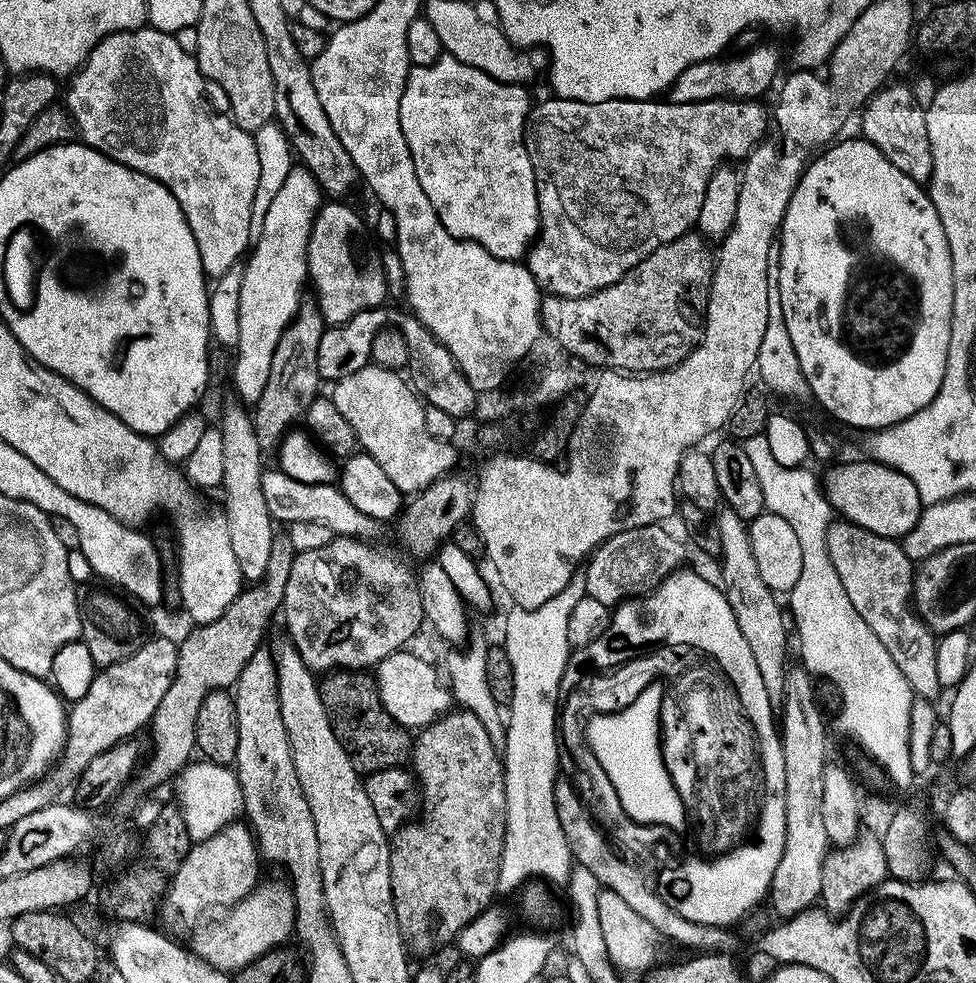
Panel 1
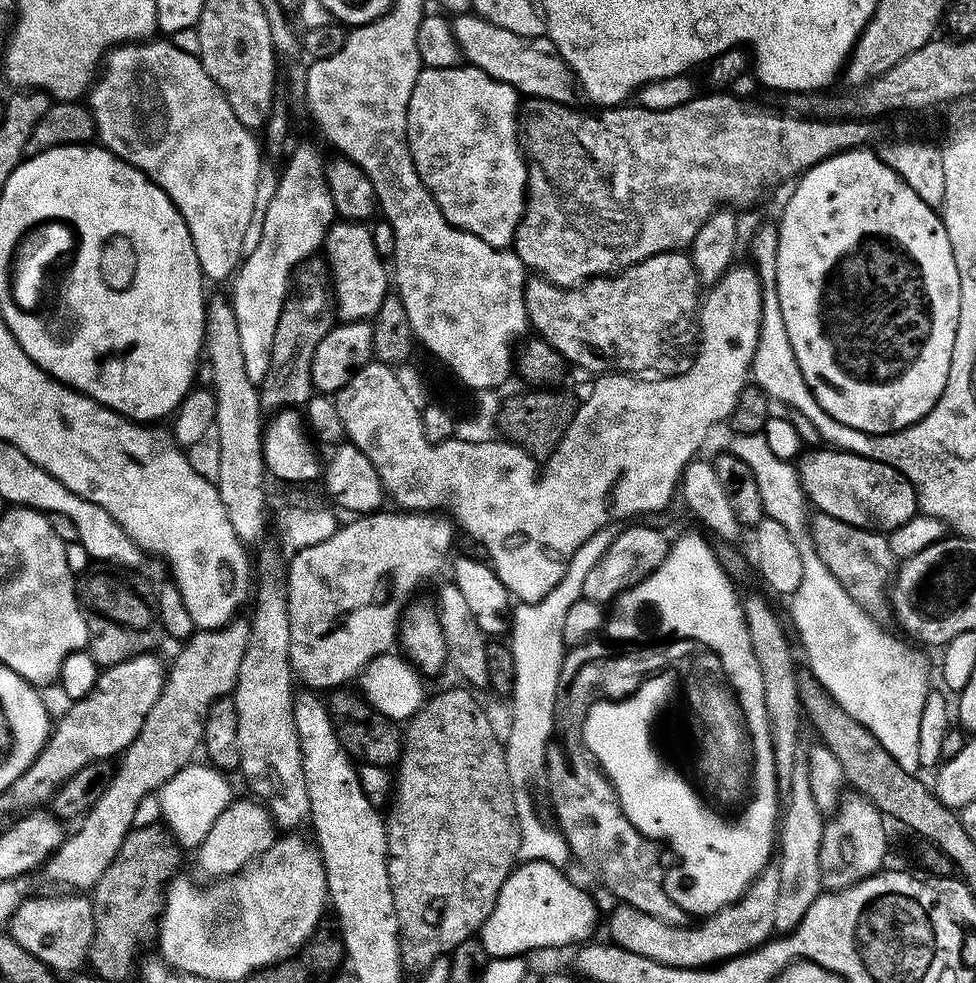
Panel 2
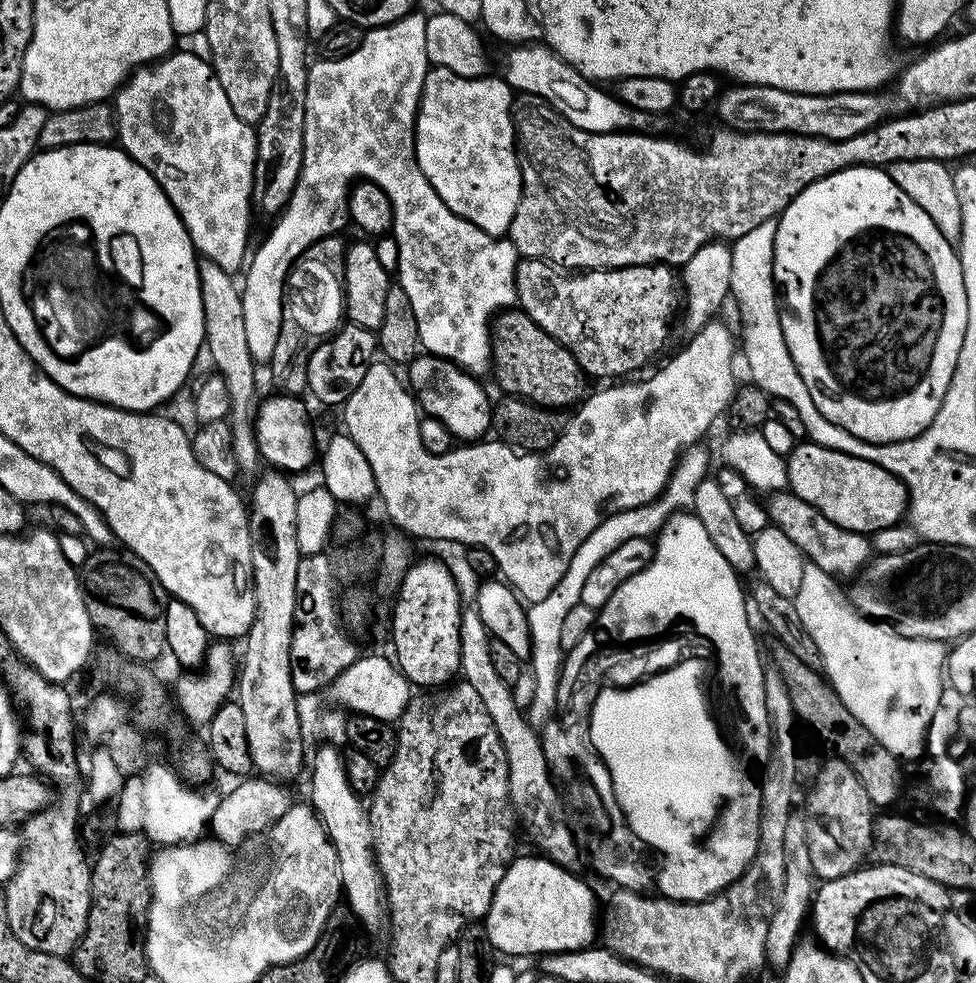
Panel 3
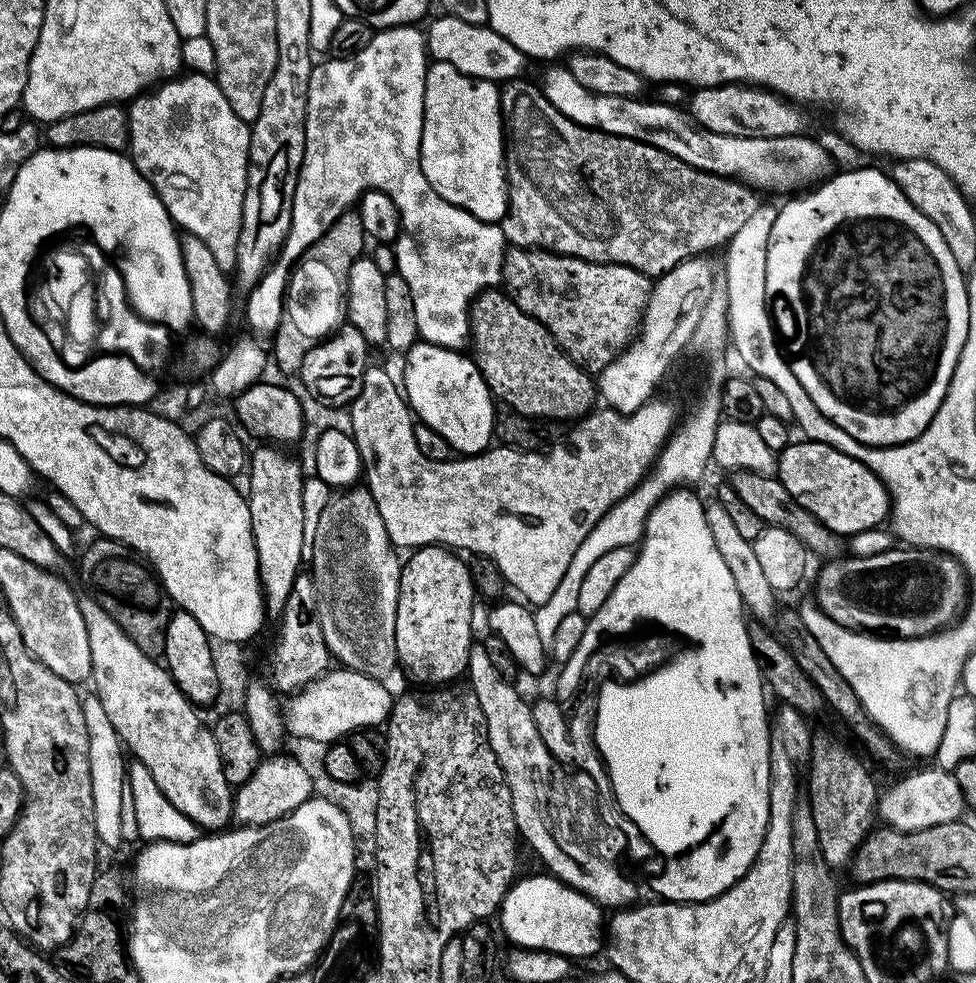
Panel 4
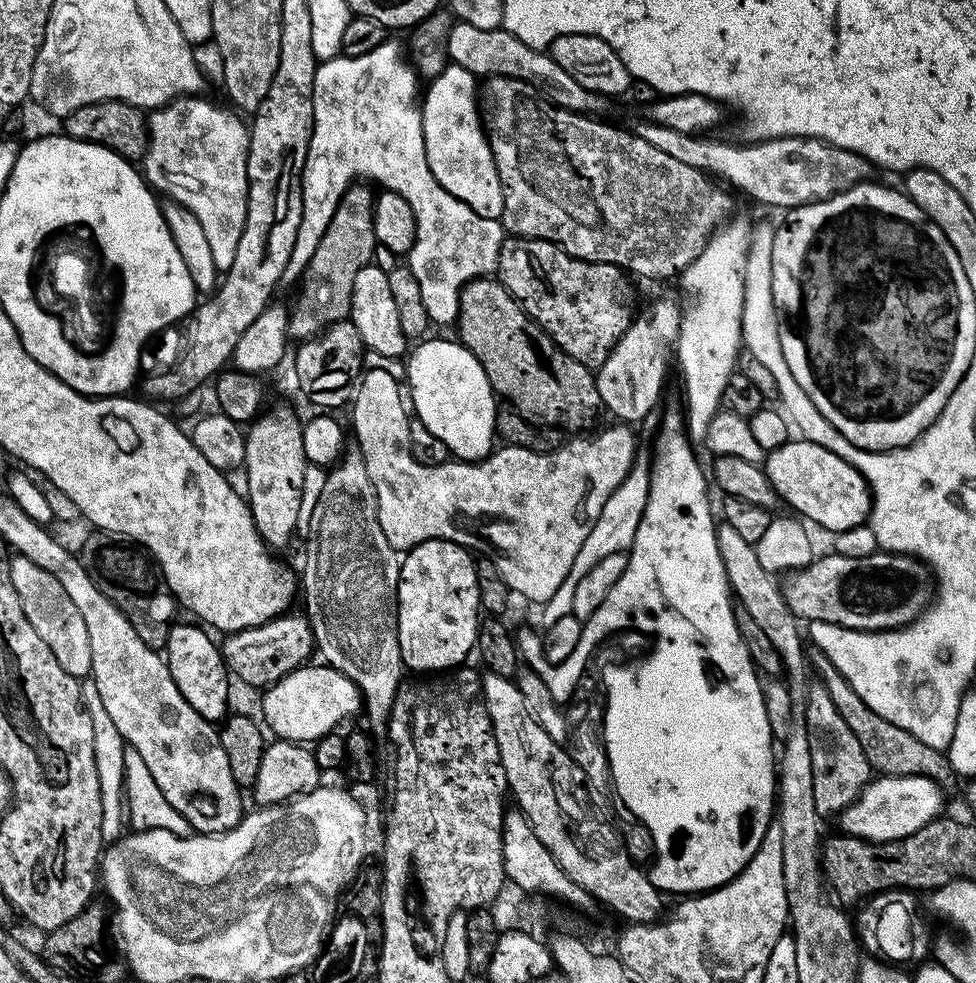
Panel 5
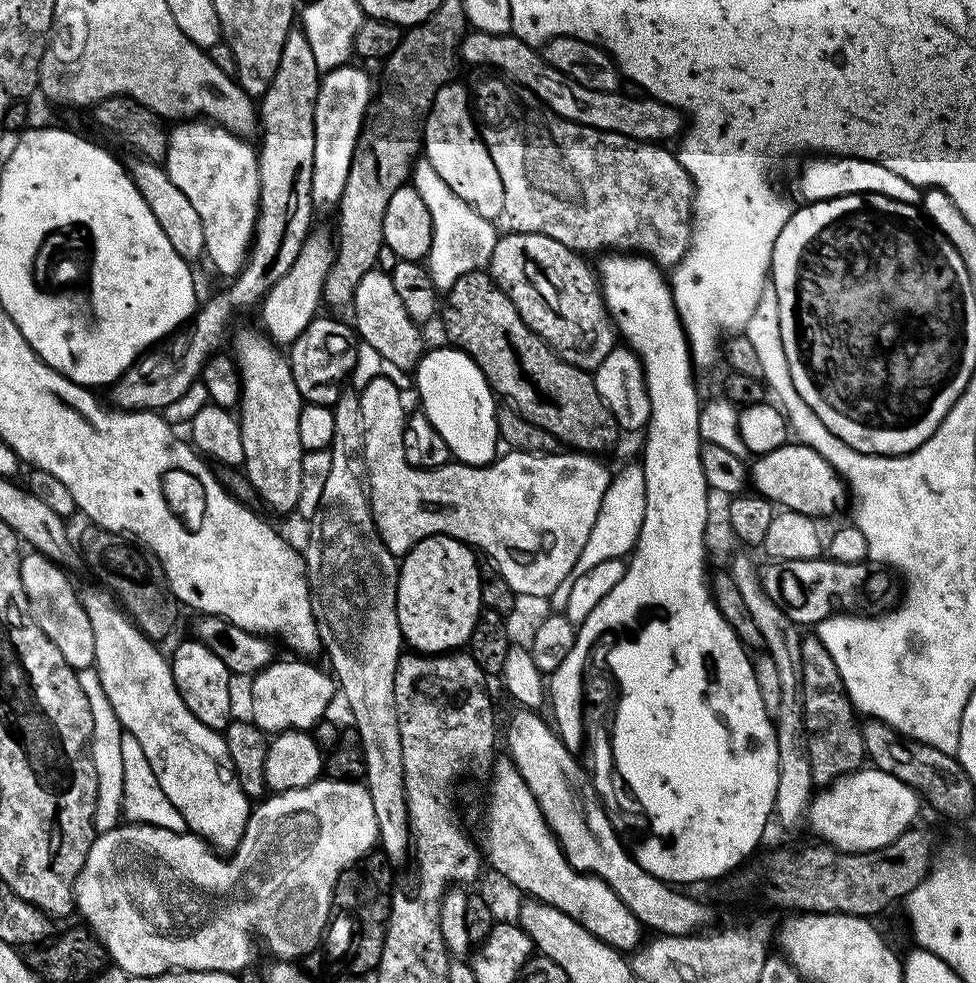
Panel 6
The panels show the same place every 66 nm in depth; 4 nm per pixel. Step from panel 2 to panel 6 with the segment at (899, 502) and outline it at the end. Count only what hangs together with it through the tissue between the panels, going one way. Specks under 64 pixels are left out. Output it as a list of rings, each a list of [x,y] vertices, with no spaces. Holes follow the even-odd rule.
[[[785,442],[778,450],[770,450],[764,456],[755,457],[750,464],[750,484],[759,495],[772,501],[781,509],[803,516],[821,518],[832,516],[844,504],[846,485],[839,472],[826,462],[815,449],[801,442]],[[794,443],[794,444],[792,444]]]

